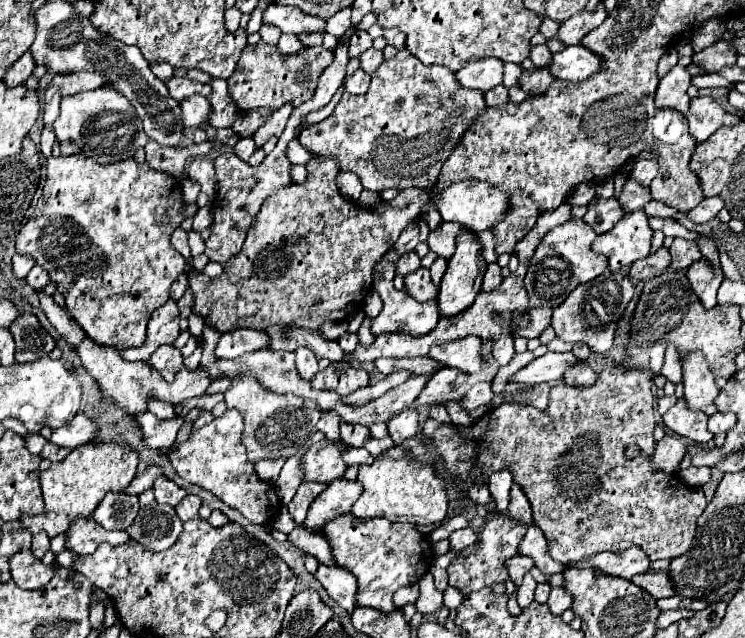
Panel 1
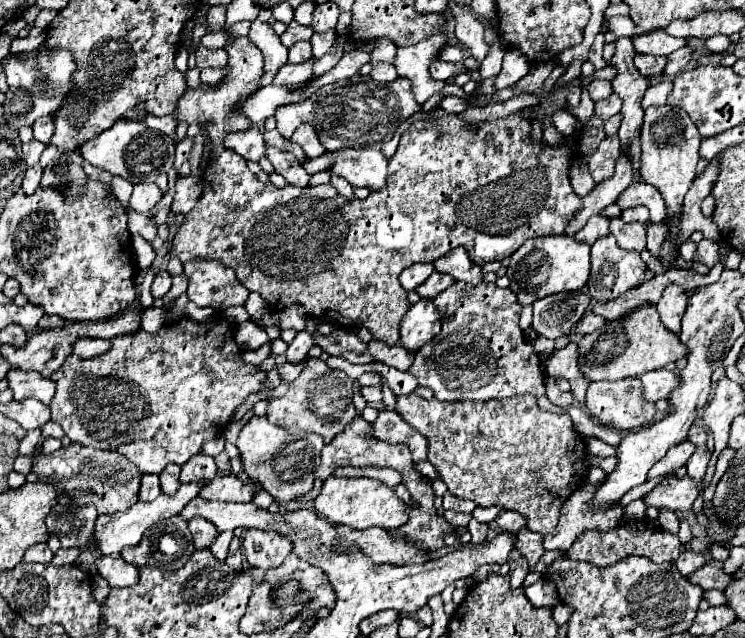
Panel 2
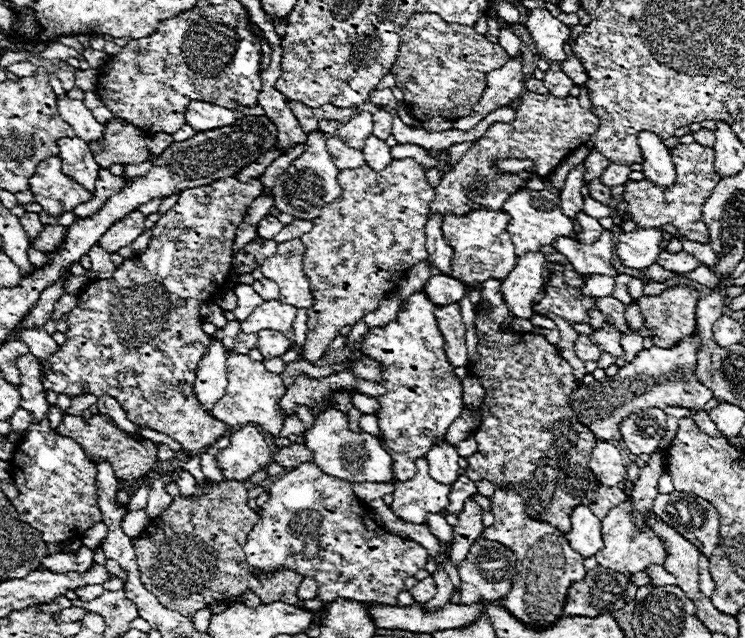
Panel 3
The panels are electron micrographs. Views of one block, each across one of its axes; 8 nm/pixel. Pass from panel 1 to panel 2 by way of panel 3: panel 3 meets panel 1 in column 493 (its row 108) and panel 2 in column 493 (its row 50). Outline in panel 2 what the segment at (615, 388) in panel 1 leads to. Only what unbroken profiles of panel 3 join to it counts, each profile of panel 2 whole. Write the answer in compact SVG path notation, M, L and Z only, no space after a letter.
M418 394L396 396L396 412L428 440L428 462L436 468L448 490L458 498L468 498L476 506L500 506L516 510L526 518L532 532L548 534L556 528L560 508L584 484L584 474L590 470L584 438L576 432L568 414L552 414L540 410L534 396L512 396L486 402L440 402L424 400Z

